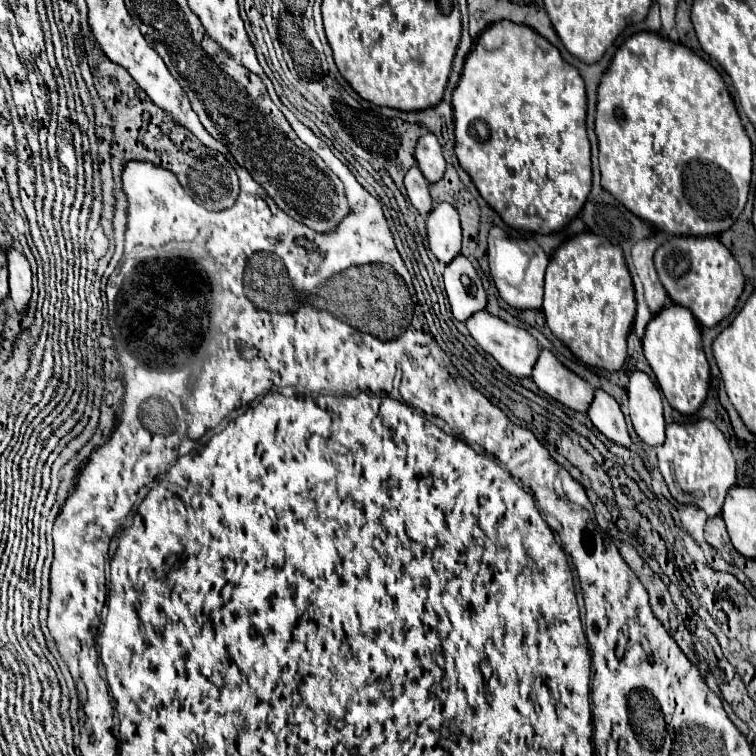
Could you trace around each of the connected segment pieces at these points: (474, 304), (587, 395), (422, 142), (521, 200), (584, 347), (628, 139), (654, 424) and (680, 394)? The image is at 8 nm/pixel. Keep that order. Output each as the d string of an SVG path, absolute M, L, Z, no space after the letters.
M463 255L455 257L445 267L445 291L451 305L451 313L457 321L465 323L471 315L479 313L487 305L487 293L475 267Z
M547 349L541 351L539 361L533 367L533 381L551 399L579 413L587 413L587 407L595 393L595 389L587 381L563 367L559 359Z
M427 133L419 139L415 149L415 159L417 159L417 167L421 169L421 173L429 183L437 183L445 175L447 165L445 165L443 149L433 133Z
M511 21L487 27L463 67L461 81L453 93L455 153L469 173L481 197L515 229L531 233L561 231L579 215L591 191L591 145L587 137L585 83L575 67L563 61L559 49L535 29Z
M579 233L553 255L545 273L543 313L549 329L589 367L619 371L627 359L627 335L635 319L635 289L619 245Z
M635 33L631 35L615 53L609 69L605 71L601 85L599 85L599 99L597 99L597 117L595 117L595 133L599 139L599 167L601 167L601 185L611 191L615 199L619 199L631 213L639 215L643 221L653 223L657 229L669 233L669 235L719 235L727 231L737 217L741 215L747 193L751 185L751 141L741 125L739 113L735 109L735 103L727 91L727 85L723 77L697 53L693 53L689 47L681 43L667 41L661 35L655 33Z
M633 371L629 385L629 411L635 433L647 445L663 445L665 441L665 421L663 421L663 407L661 407L661 393L655 383L643 373Z
M681 305L663 307L663 311L659 311L645 329L643 351L669 405L683 415L693 415L707 397L709 363L703 351L699 323L691 311Z

